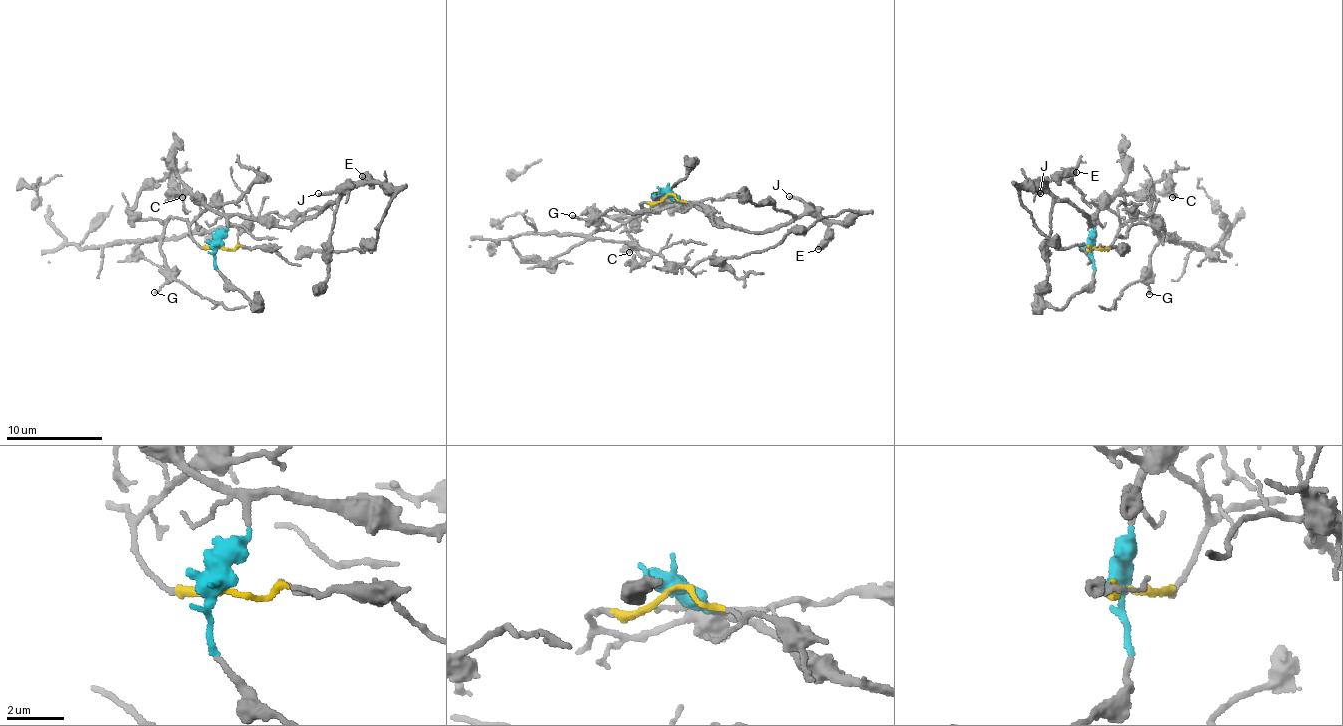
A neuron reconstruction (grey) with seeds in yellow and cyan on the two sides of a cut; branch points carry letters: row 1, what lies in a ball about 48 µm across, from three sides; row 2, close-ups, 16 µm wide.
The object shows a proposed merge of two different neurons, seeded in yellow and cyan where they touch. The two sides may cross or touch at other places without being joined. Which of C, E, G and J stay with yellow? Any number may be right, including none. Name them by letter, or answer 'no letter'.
C, G

